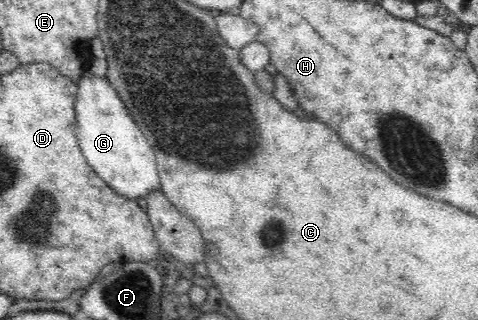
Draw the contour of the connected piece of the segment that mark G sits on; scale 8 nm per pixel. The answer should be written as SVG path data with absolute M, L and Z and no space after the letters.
M87 69L81 73L76 84L77 138L87 162L115 193L133 201L147 199L149 193L160 189L156 153L148 139L106 78L94 75Z

